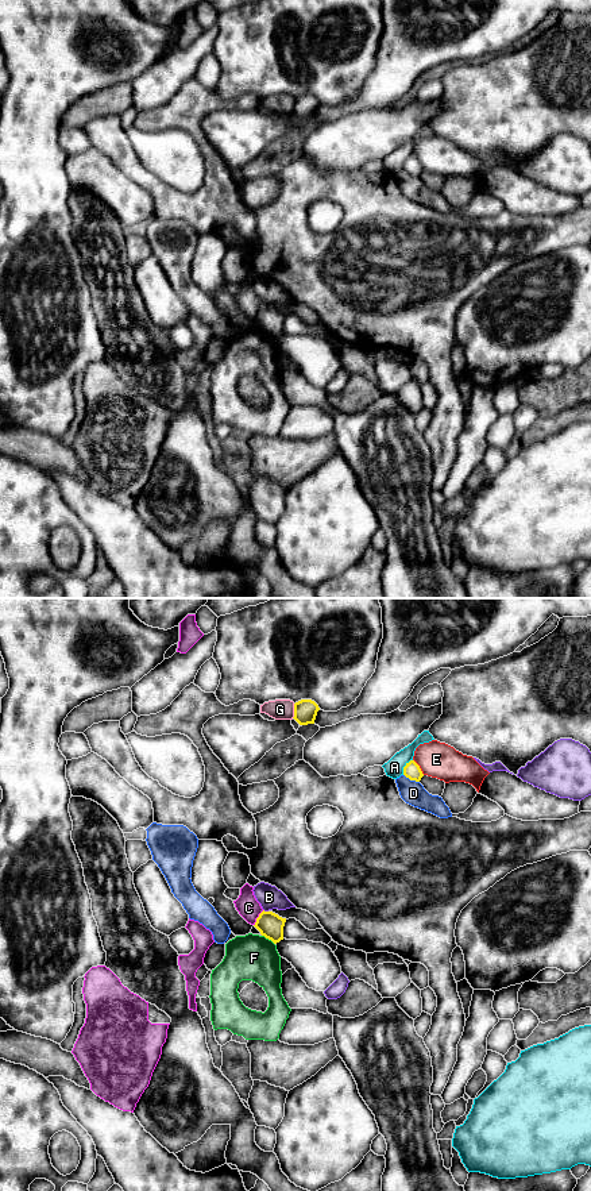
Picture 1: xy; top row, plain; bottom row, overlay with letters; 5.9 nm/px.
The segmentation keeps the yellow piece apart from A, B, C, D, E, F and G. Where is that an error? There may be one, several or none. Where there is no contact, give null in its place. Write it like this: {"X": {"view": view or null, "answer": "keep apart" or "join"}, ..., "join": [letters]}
{"A": {"view": "xy", "answer": "keep apart"}, "B": {"view": "xy", "answer": "keep apart"}, "C": {"view": "xy", "answer": "keep apart"}, "D": {"view": "xy", "answer": "keep apart"}, "E": {"view": "xy", "answer": "keep apart"}, "F": {"view": "xy", "answer": "keep apart"}, "G": {"view": "xy", "answer": "keep apart"}, "join": []}

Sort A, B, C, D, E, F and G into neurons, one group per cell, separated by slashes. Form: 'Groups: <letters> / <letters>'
Groups: A / B / C / D / E / F / G

